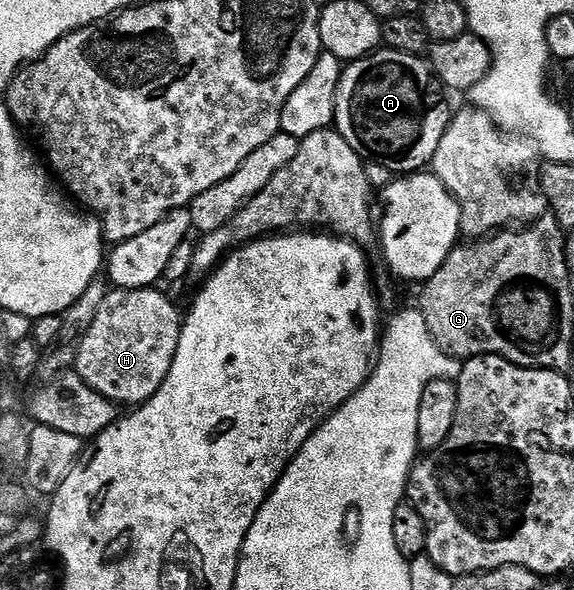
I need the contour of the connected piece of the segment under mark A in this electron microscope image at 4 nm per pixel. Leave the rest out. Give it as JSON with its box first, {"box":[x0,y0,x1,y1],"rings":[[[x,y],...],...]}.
{"box":[334,48,452,176],"rings":[[[379,48],[374,53],[367,54],[365,58],[357,58],[357,60],[349,63],[343,69],[342,79],[338,85],[338,95],[336,96],[334,126],[338,133],[344,136],[344,140],[348,140],[348,144],[352,144],[352,148],[357,154],[361,154],[367,159],[376,162],[382,162],[386,166],[386,169],[395,175],[405,176],[415,172],[422,172],[433,163],[434,157],[436,156],[436,148],[440,148],[440,140],[444,140],[444,132],[450,126],[452,109],[450,110],[450,102],[446,97],[448,97],[448,94],[443,87],[442,81],[434,74],[434,69],[430,67],[430,63],[425,57],[408,56],[404,52]]]}

